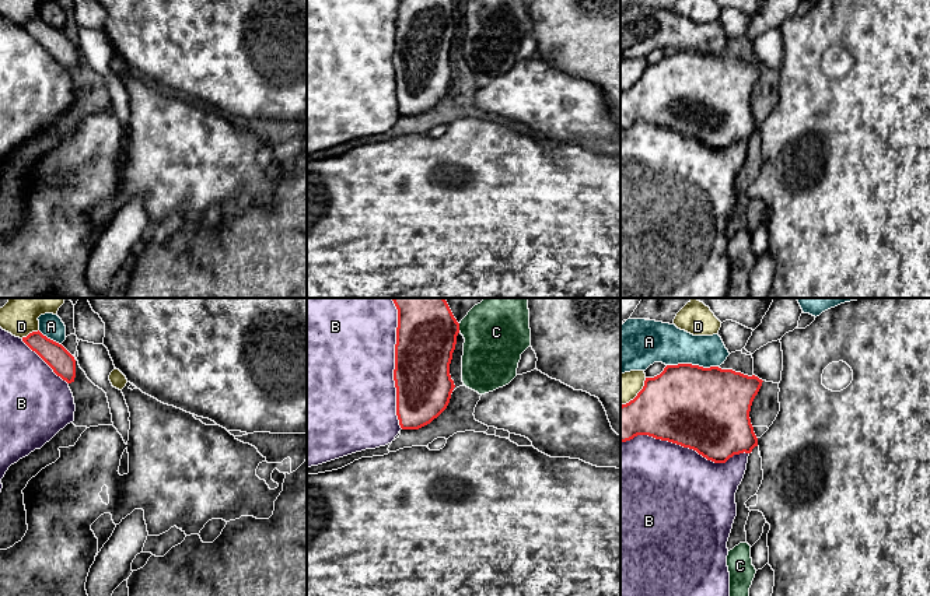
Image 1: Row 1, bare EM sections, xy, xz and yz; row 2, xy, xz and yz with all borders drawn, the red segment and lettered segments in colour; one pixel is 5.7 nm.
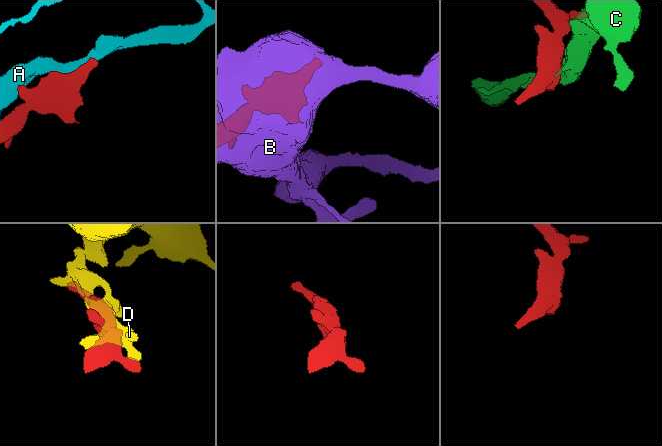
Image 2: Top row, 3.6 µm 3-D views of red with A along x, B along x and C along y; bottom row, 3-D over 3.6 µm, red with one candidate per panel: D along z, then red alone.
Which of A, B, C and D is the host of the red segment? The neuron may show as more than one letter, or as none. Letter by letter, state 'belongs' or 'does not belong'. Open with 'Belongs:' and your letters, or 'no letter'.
Belongs: no letter
A: does not belong
B: does not belong
C: does not belong
D: does not belong

